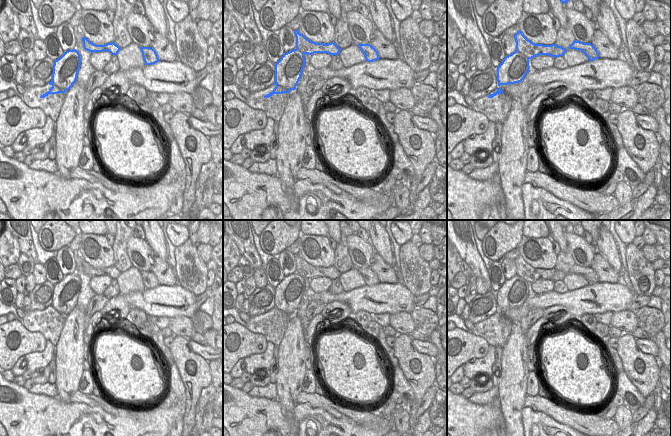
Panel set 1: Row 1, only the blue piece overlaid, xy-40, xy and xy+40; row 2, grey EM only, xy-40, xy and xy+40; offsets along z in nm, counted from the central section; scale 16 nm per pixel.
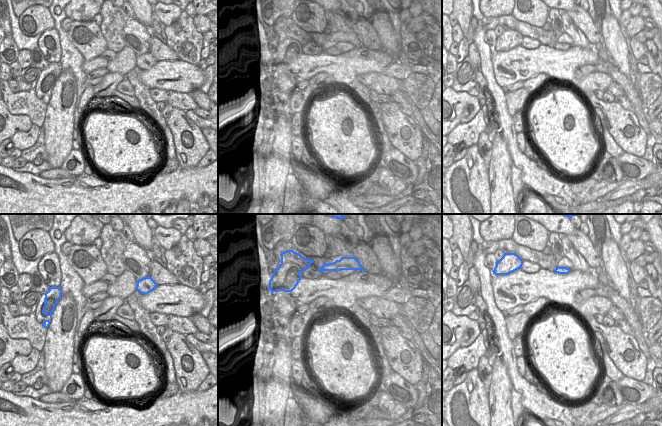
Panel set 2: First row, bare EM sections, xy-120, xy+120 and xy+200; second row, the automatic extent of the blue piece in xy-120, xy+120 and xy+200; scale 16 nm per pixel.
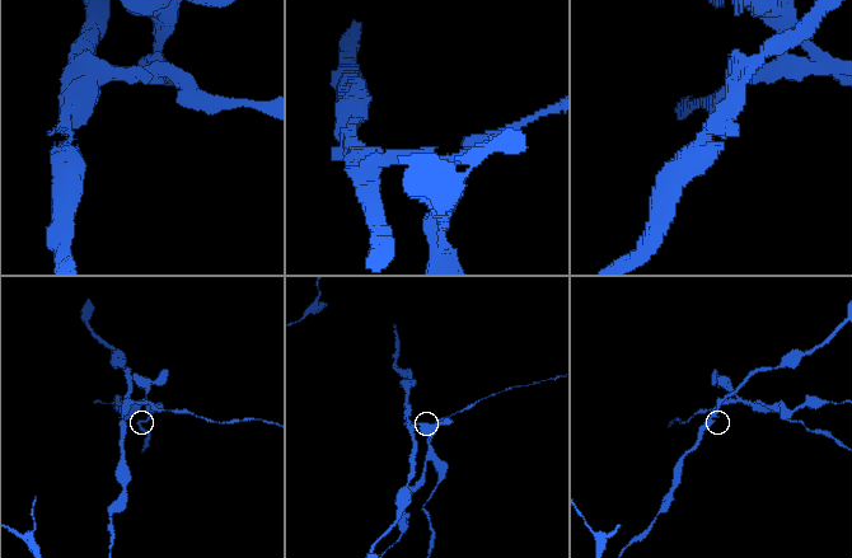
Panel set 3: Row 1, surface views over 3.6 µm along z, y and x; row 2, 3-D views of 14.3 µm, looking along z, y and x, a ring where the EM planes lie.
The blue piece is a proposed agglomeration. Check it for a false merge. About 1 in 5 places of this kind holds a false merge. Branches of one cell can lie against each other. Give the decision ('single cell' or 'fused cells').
fused cells

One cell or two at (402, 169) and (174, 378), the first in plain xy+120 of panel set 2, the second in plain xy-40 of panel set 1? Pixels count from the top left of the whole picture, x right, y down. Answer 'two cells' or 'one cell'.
one cell

